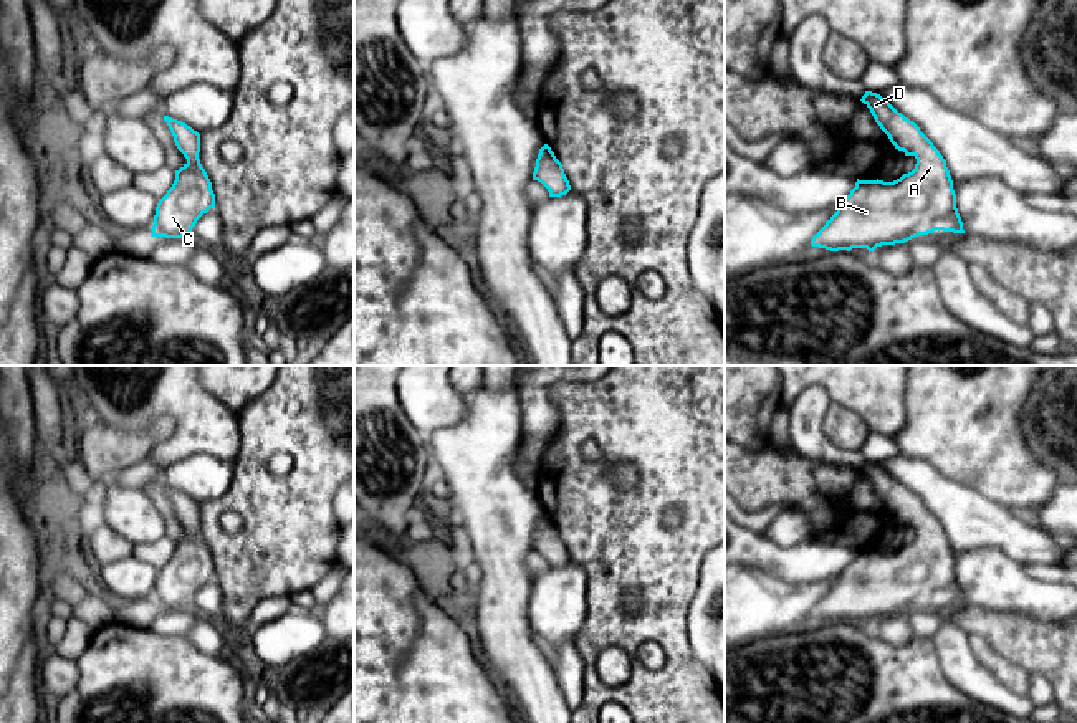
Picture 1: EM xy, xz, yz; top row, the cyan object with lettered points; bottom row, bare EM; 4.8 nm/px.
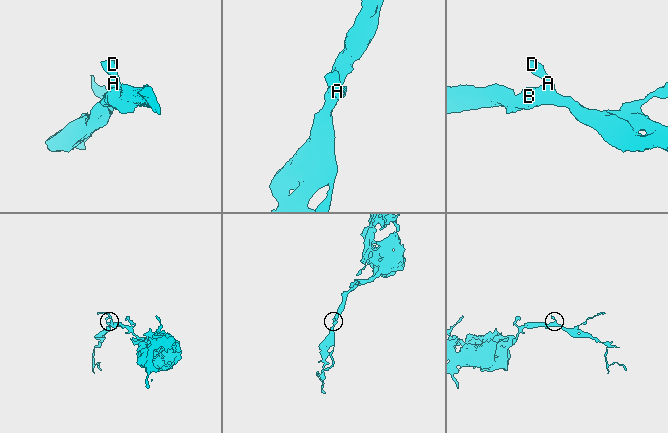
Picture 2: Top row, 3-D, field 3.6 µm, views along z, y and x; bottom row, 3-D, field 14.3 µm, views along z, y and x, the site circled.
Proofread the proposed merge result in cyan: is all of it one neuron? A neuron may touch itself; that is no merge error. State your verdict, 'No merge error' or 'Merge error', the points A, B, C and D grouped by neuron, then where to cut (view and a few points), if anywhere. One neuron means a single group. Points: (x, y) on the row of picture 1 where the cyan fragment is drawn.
No merge error. Groups: A B C D. No split

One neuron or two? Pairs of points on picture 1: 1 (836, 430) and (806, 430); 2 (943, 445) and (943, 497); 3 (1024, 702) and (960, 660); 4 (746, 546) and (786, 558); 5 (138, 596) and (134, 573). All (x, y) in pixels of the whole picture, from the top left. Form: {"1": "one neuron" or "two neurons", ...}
{"1": "two neurons", "2": "two neurons", "3": "one neuron", "4": "one neuron", "5": "one neuron"}

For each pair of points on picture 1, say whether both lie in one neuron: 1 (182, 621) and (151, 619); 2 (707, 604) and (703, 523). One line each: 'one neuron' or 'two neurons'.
1: one neuron
2: two neurons

